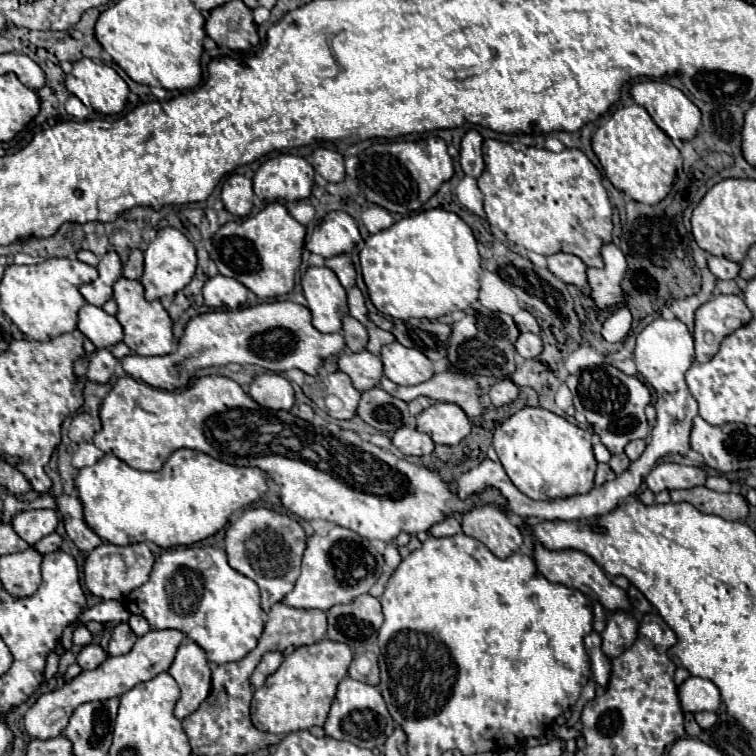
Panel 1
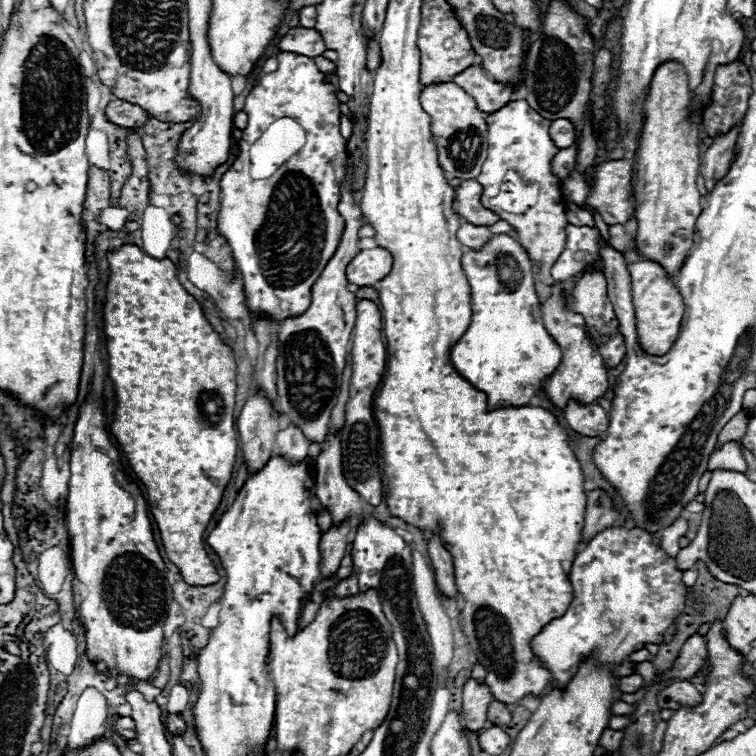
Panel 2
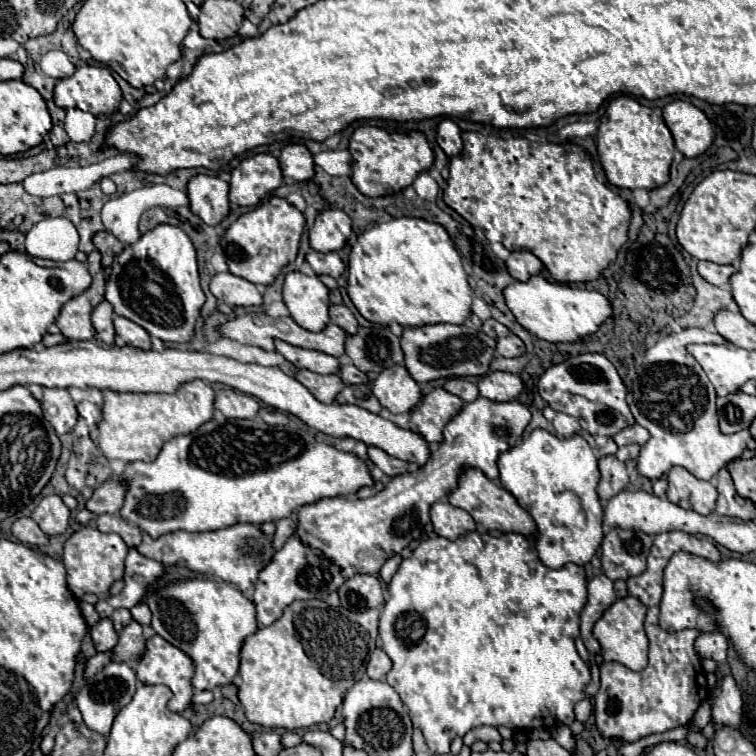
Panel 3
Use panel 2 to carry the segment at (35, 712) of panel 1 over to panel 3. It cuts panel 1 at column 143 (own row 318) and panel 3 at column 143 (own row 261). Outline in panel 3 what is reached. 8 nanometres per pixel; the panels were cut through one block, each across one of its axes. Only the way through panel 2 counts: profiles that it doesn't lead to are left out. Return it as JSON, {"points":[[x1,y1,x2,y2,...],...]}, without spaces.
{"points":[[132,620,122,632,120,640,114,646,114,660,116,662,128,662,132,658,138,658,144,650,144,638,142,638,142,626]]}

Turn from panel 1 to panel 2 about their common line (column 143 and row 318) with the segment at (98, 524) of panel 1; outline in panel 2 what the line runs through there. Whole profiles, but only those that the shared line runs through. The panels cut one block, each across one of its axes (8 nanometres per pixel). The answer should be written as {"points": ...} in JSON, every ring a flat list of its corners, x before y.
{"points":[[496,234,482,250,466,250,462,256,462,268,472,290,472,320,464,336,452,346,452,366,474,388,482,390,488,396,490,410,508,406,528,406,530,400,542,388,540,382,544,382,562,360,560,346,542,324,540,300,536,296,532,278,532,262,526,250,514,238,506,234]]}

